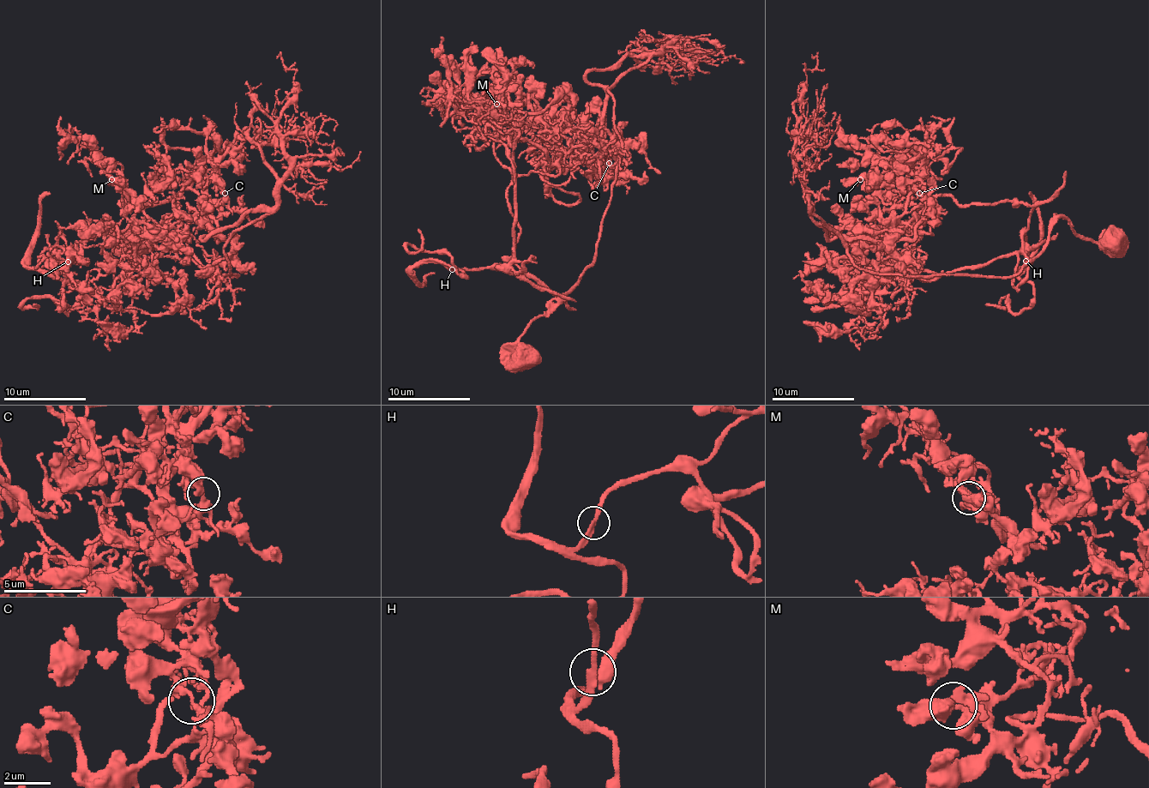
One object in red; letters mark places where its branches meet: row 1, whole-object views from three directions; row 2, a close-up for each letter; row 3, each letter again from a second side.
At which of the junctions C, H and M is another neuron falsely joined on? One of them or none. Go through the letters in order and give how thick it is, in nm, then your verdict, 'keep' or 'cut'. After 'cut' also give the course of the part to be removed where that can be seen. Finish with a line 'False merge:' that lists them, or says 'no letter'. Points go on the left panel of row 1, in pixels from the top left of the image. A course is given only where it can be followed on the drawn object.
C: calibre 300 nm; cut; course (225, 192), (213, 217), (230, 273), (237, 275), (213, 277), (188, 250), (173, 217), (126, 246)
H: calibre 260 nm; keep
M: calibre 500 nm; keep
False merge: C

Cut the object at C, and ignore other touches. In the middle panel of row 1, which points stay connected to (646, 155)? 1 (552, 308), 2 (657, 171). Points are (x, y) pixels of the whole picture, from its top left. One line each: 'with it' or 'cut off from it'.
1: cut off from it
2: with it

